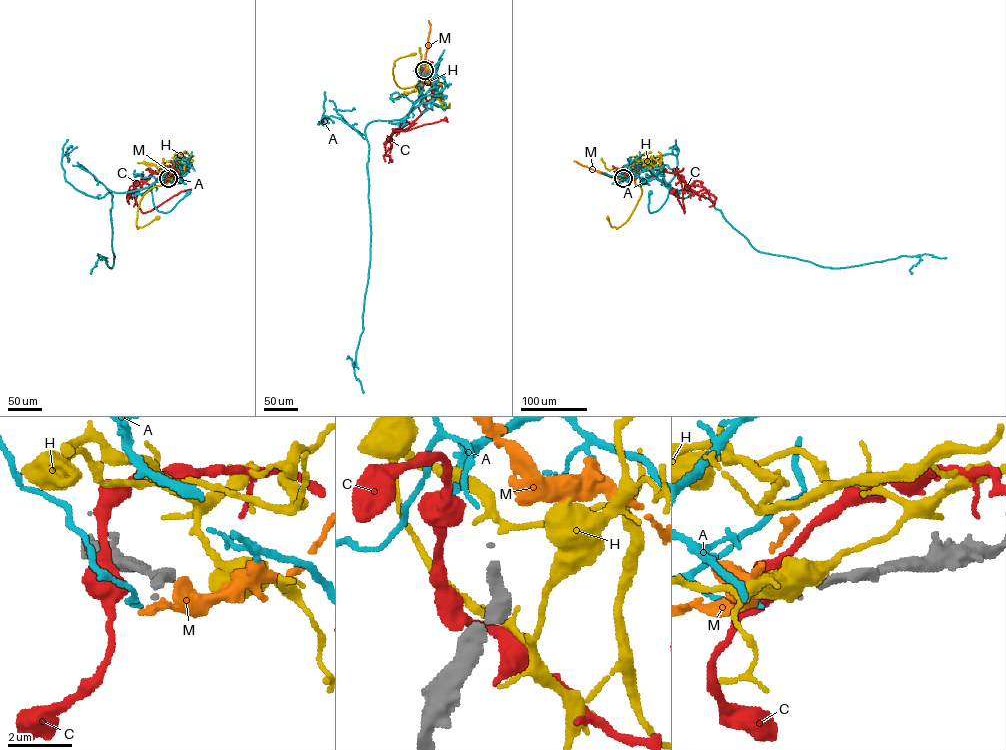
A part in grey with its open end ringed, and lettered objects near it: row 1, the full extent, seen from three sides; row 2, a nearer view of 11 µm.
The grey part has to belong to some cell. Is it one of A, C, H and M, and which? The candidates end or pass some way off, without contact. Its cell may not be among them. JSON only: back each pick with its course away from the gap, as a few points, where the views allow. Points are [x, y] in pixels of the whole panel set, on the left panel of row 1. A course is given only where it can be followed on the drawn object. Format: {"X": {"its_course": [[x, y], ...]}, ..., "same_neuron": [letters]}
{"M": {"its_course": [[168, 178], [174, 165], [172, 161]]}, "same_neuron": ["M"]}

